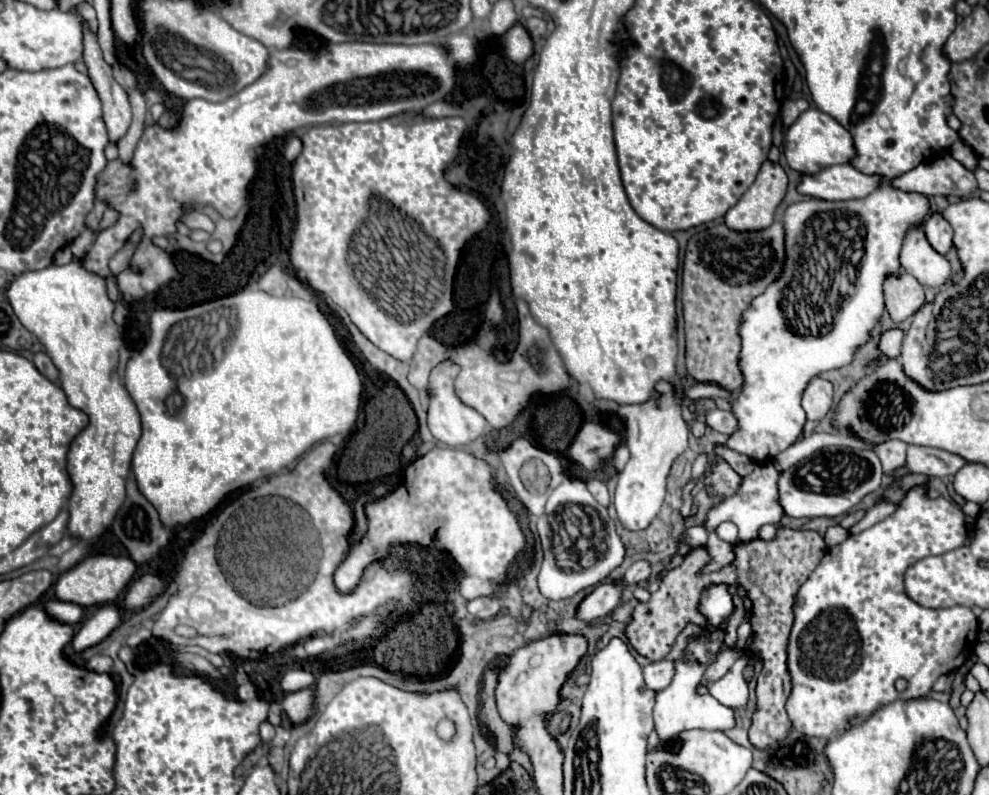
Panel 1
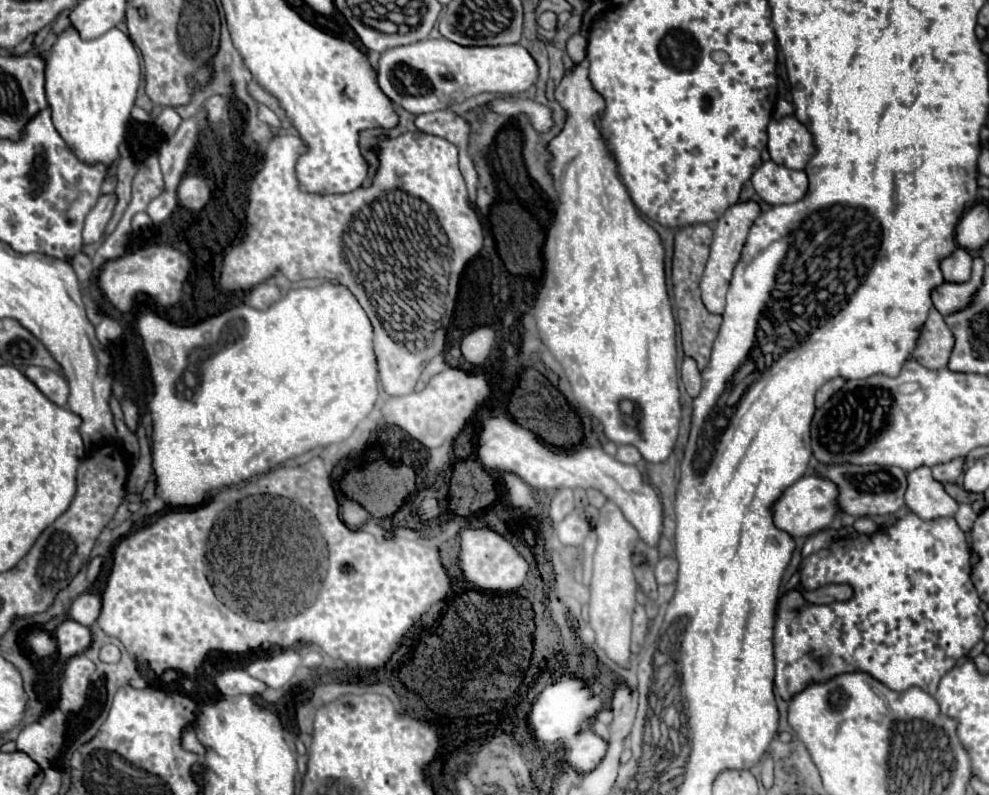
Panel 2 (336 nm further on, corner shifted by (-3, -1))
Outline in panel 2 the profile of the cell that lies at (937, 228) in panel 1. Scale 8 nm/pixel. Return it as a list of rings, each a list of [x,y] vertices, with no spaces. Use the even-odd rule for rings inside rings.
[[[959,247],[951,257],[943,259],[941,271],[947,283],[965,283],[971,277],[971,255]]]

